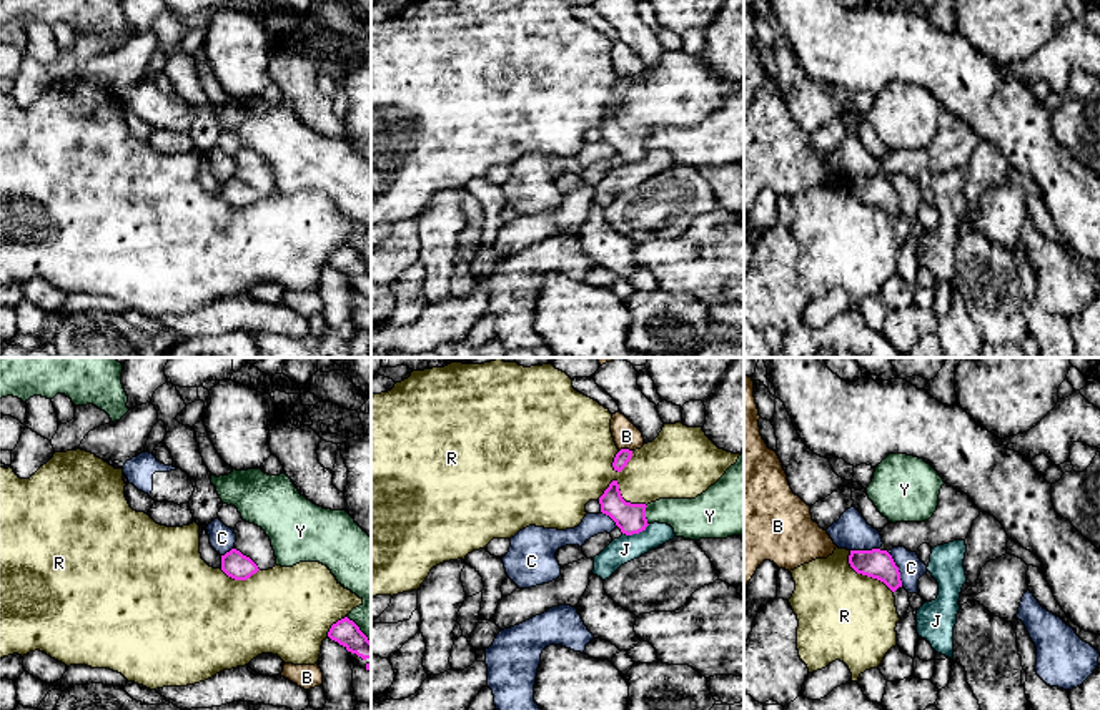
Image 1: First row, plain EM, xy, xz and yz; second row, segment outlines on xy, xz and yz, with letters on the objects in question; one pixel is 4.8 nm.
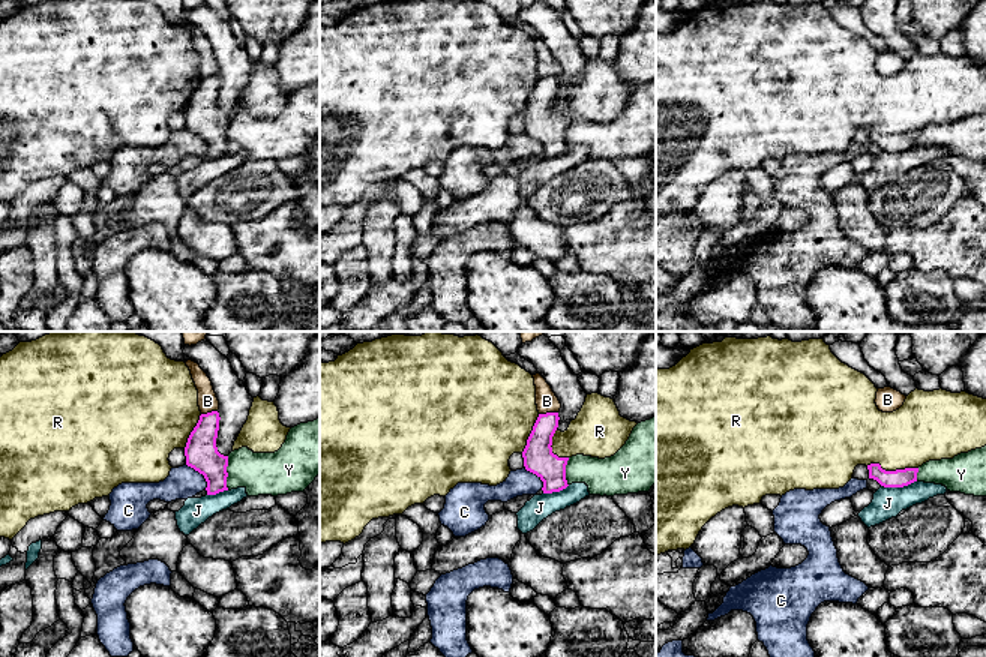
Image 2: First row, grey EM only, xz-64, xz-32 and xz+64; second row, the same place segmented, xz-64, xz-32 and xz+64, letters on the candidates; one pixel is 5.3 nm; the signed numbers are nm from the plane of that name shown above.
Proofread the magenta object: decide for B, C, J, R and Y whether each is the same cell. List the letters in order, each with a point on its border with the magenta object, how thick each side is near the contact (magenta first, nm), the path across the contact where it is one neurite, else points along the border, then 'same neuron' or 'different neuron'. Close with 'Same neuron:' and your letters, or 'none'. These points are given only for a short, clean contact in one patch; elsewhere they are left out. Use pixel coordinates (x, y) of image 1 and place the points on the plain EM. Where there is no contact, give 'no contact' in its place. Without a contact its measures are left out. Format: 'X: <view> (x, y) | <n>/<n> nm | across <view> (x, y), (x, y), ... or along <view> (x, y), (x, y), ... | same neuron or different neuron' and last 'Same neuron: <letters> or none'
B: xz (624, 77) | 70/130 nm | along xz (631, 77), (619, 78) | different neuron
C: yz (897, 197) | 140/120 nm | along yz (887, 180), (897, 195), (902, 213) | different neuron
J: xz (636, 160) | 140/130 nm | same neuron
R: xz (619, 120) | 140/360 nm | different neuron
Y: xz (644, 143) | 140/200 nm | different neuron
Same neuron: J

